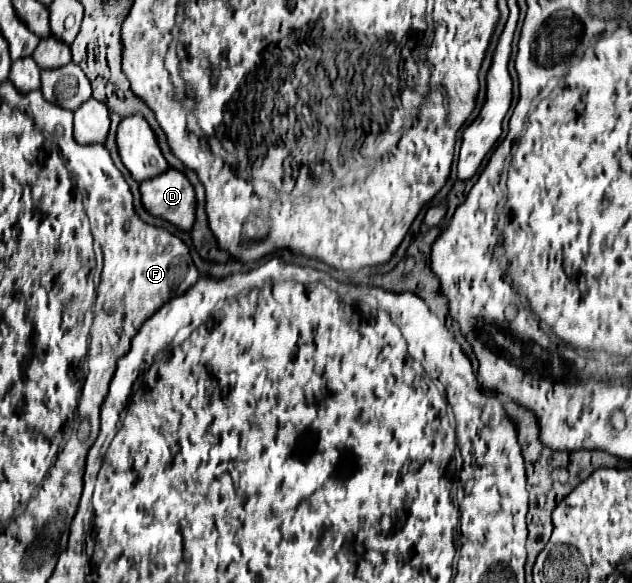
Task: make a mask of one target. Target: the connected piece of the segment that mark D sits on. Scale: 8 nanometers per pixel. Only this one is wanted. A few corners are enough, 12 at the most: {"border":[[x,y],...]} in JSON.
{"border":[[183,171],[141,183],[151,215],[189,231],[195,191]]}

